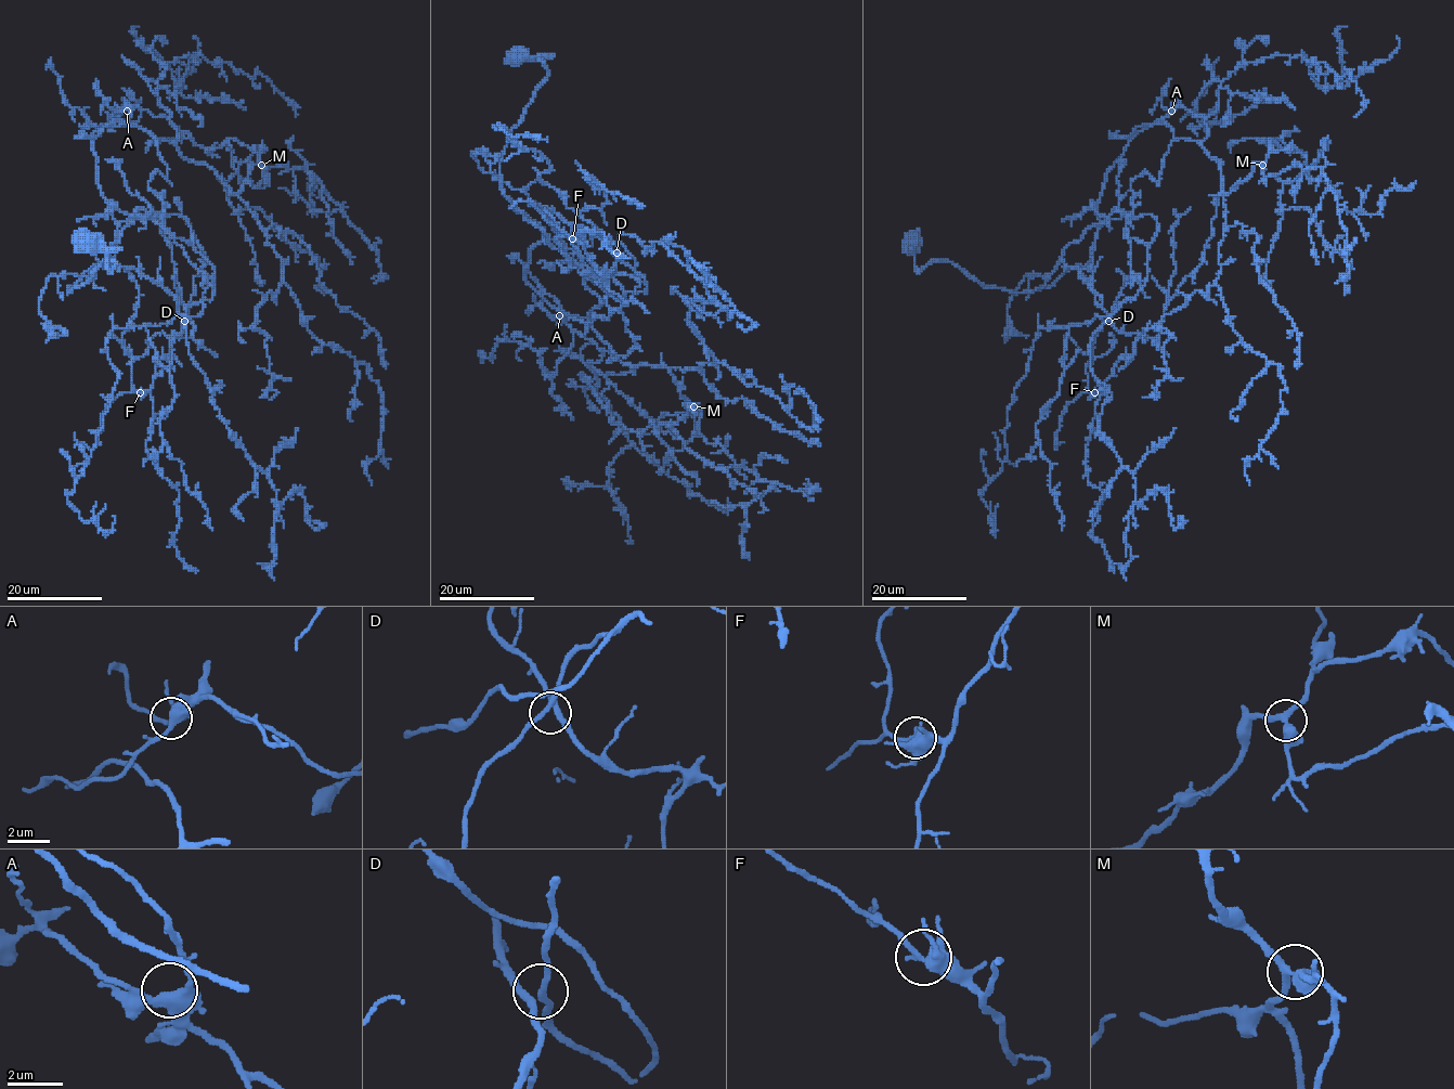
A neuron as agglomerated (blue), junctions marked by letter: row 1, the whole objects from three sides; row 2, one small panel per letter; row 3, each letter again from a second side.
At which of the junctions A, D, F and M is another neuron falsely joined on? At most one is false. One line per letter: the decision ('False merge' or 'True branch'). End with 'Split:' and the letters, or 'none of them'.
A: True branch
D: True branch
F: True branch
M: True branch
Split: none of them

